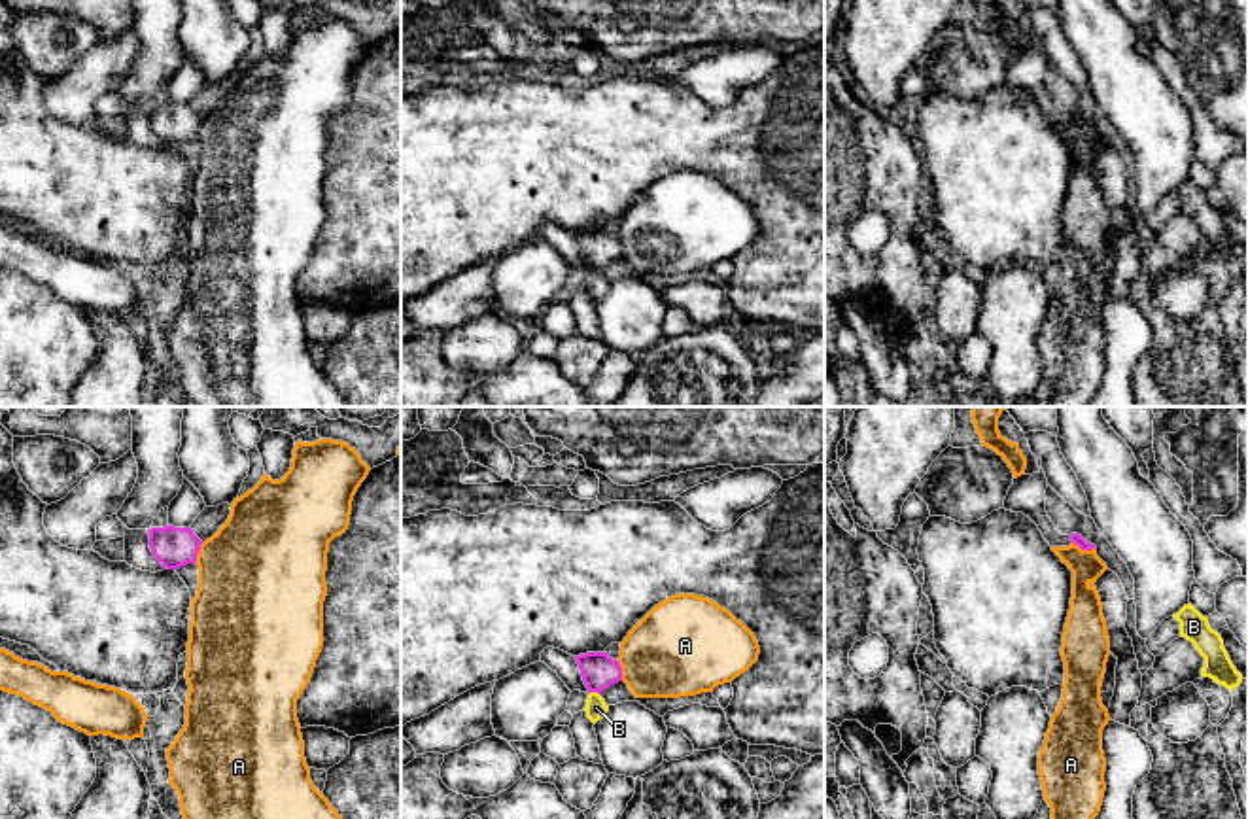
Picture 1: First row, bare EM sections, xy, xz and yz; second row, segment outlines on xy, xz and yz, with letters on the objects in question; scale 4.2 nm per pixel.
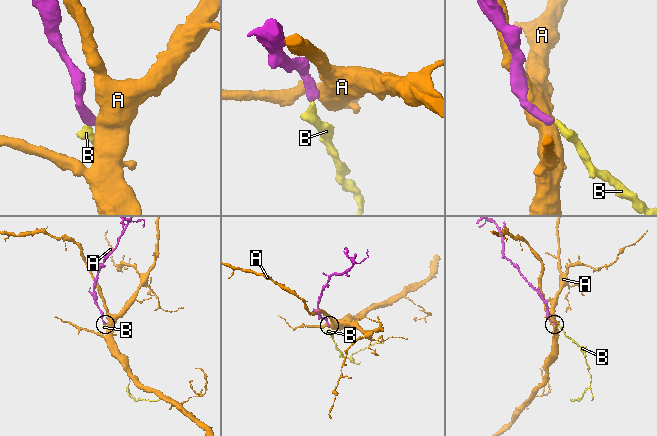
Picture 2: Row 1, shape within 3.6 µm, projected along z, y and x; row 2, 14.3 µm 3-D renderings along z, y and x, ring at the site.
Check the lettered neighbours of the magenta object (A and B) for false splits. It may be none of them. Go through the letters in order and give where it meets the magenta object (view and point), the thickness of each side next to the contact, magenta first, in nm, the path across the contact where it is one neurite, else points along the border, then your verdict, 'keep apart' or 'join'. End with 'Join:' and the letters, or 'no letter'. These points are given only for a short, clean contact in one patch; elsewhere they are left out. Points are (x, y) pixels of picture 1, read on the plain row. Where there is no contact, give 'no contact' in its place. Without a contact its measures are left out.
A: yz (1084, 125) | 50/140 nm | along yz (1073, 118), (1082, 125), (1095, 125) | keep apart
B: xz (596, 267) | 150/90 nm | across xz (598, 246), (596, 267), (596, 284) | join
Join: B

